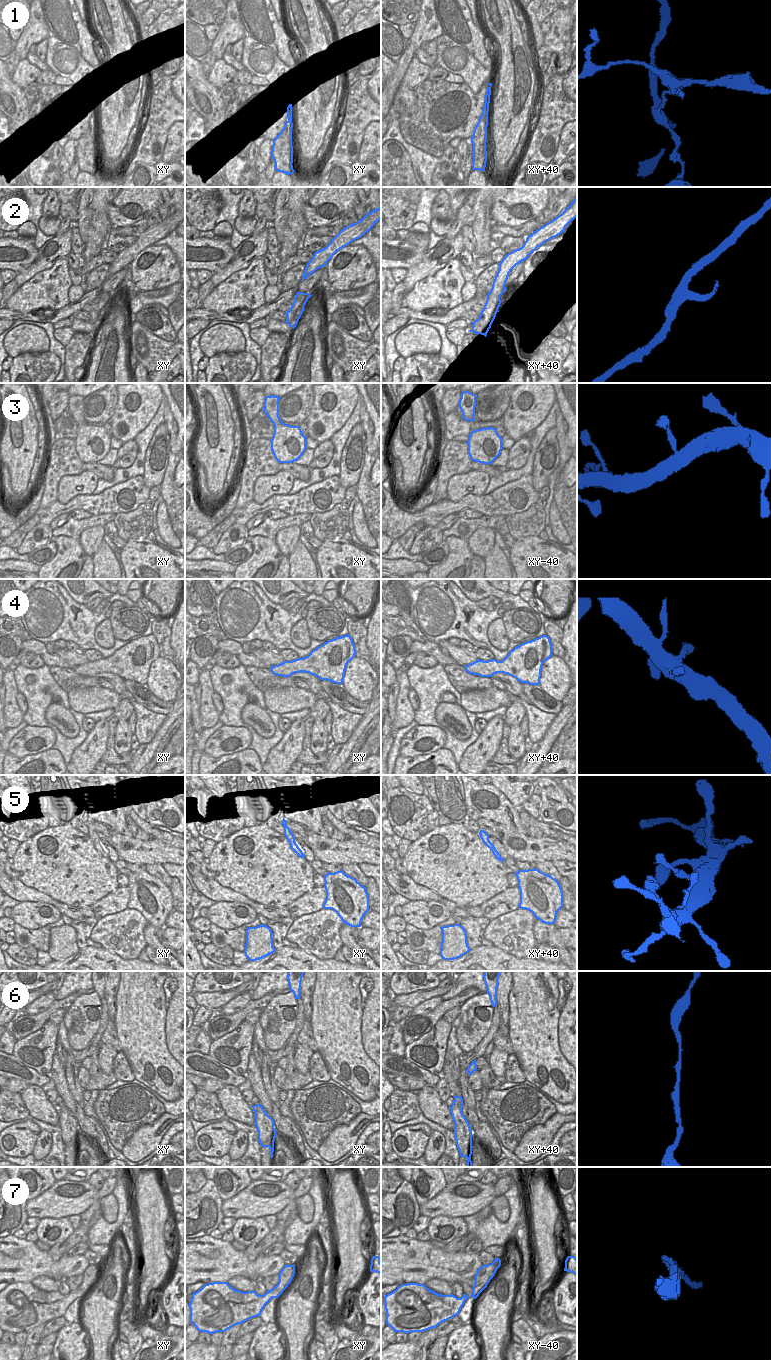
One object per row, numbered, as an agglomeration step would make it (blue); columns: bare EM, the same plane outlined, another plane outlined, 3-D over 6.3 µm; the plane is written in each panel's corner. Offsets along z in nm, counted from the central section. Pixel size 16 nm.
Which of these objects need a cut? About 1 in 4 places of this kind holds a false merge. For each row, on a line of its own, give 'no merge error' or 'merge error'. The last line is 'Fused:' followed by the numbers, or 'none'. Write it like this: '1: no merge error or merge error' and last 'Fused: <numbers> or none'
1: merge error
2: no merge error
3: no merge error
4: no merge error
5: no merge error
6: no merge error
7: no merge error
Fused: 1

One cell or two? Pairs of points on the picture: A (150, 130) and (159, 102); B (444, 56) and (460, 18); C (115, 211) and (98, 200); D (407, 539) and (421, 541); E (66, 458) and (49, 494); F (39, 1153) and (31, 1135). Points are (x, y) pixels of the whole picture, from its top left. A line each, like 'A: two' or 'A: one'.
A: one
B: two
C: two
D: two
E: one
F: two

